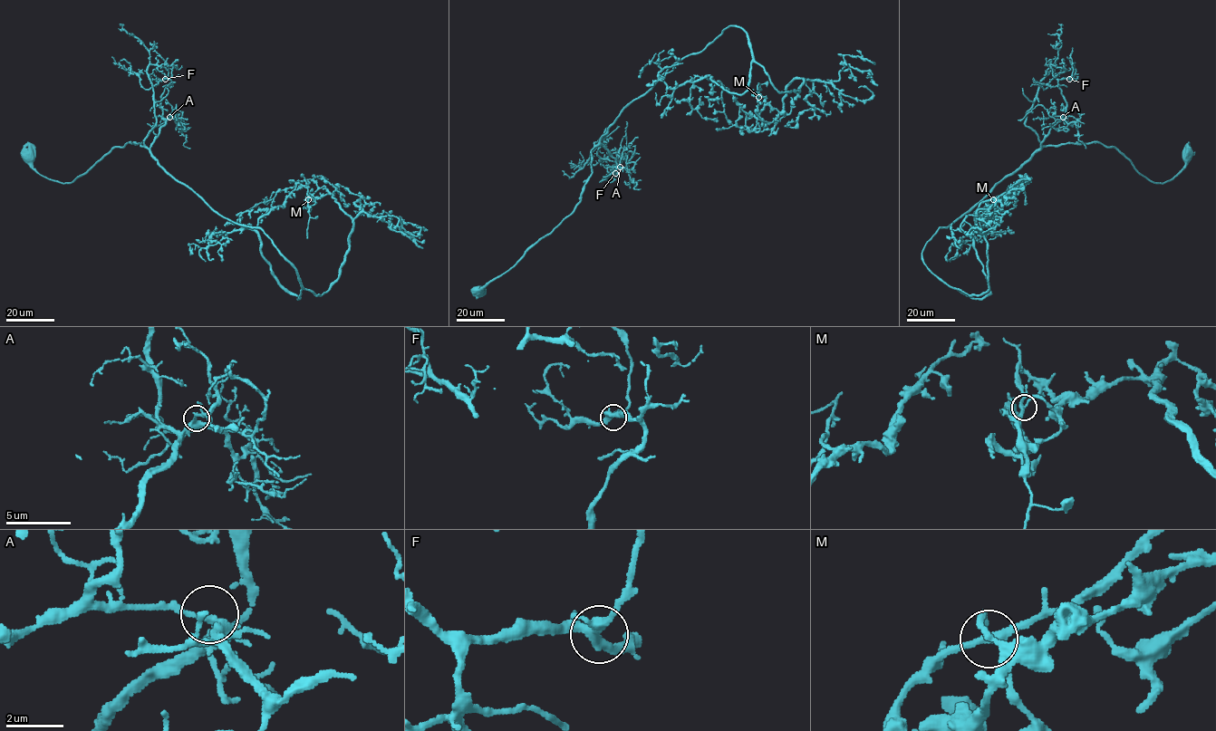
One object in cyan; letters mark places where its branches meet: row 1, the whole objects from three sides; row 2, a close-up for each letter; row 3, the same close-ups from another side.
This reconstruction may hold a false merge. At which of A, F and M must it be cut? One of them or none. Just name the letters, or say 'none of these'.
M

